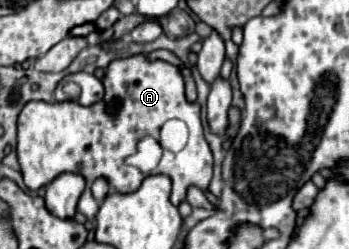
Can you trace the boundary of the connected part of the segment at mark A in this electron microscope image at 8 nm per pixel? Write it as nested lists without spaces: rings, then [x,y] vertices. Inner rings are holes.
[[[144,54],[132,58],[114,60],[104,78],[104,100],[82,106],[78,102],[28,102],[18,118],[18,164],[24,176],[24,184],[30,190],[48,186],[60,172],[76,172],[92,184],[96,178],[106,176],[116,192],[134,192],[148,176],[136,166],[128,166],[124,160],[138,150],[138,140],[144,136],[158,136],[162,124],[170,118],[184,120],[190,130],[188,144],[170,151],[162,148],[162,160],[150,174],[168,174],[172,178],[172,204],[178,206],[186,198],[188,186],[208,188],[212,178],[212,152],[202,134],[200,106],[192,104],[184,96],[184,78],[180,70],[164,60],[148,62]],[[120,100],[122,108],[116,116],[106,112],[106,104]]]

